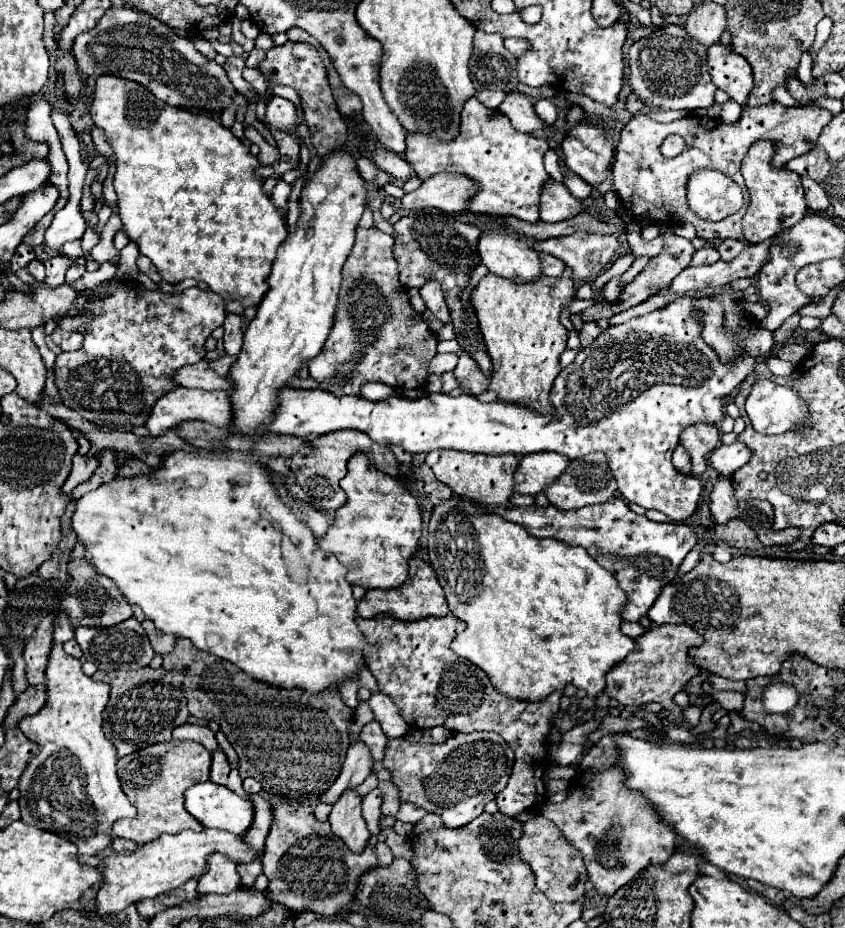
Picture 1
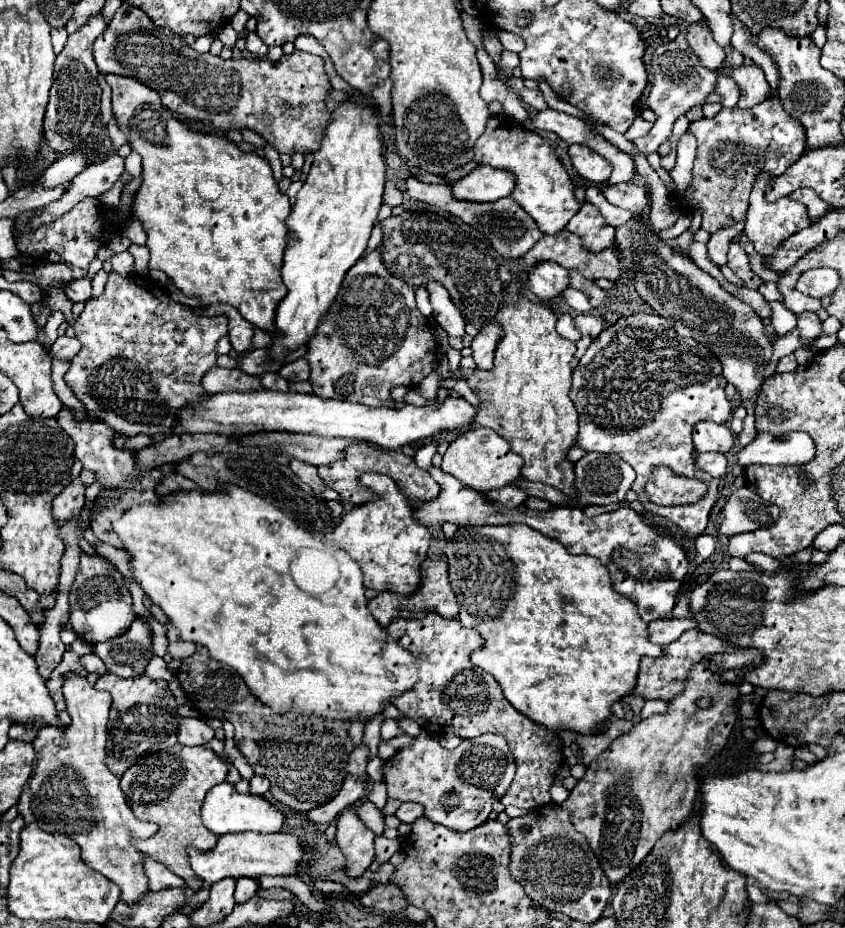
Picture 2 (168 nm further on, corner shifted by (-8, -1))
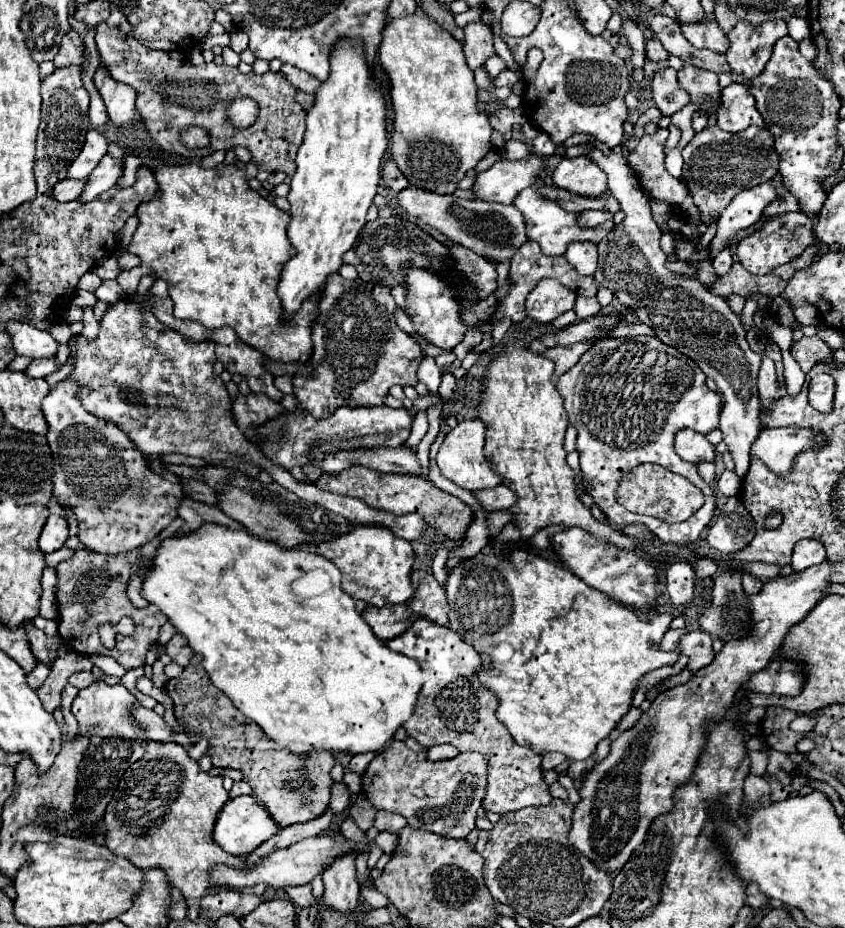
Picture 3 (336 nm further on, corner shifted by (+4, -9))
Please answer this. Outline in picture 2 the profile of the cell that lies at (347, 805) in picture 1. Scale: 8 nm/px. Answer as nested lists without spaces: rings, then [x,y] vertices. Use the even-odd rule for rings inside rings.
[[[345,809],[337,819],[337,845],[347,857],[347,875],[359,877],[371,865],[373,851],[373,831],[359,819],[355,809]]]

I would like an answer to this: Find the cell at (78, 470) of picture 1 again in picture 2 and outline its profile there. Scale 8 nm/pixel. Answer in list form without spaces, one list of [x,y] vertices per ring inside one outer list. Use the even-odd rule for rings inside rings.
[[[73,479],[53,501],[53,515],[59,523],[75,517],[85,505],[85,485],[81,479]]]

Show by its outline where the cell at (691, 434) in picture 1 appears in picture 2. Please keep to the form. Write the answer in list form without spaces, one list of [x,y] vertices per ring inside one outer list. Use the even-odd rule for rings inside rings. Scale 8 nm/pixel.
[[[701,421],[693,427],[695,451],[727,453],[733,447],[733,441],[735,441],[735,437],[727,425],[719,425],[713,421]]]

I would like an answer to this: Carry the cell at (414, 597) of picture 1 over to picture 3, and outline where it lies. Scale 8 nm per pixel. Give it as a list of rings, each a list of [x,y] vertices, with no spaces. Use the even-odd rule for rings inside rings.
[[[423,577],[415,585],[415,593],[413,593],[413,597],[409,601],[405,601],[401,605],[383,605],[383,607],[371,607],[371,605],[367,605],[365,611],[363,611],[363,619],[369,623],[369,627],[373,629],[373,633],[381,641],[389,641],[391,637],[401,635],[419,617],[429,619],[429,621],[433,621],[437,625],[447,625],[447,613],[449,613],[449,605],[447,605],[445,589],[433,577]]]

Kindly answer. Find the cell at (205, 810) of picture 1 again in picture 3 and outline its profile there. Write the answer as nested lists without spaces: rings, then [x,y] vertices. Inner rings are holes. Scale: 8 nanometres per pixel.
[[[241,795],[241,797],[227,801],[223,811],[219,813],[215,829],[213,829],[213,839],[227,853],[241,857],[243,853],[255,851],[263,841],[273,837],[277,831],[279,831],[279,827],[271,819],[271,815],[263,809],[263,805],[259,805],[257,799],[251,797],[251,795]]]

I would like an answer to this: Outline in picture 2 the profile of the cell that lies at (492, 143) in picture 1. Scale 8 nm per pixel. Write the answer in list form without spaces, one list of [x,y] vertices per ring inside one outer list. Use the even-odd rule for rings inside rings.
[[[489,117],[483,135],[477,139],[473,161],[477,165],[491,165],[493,169],[503,169],[513,173],[515,189],[511,191],[511,199],[517,201],[539,225],[539,229],[547,235],[555,235],[569,219],[579,211],[579,201],[573,195],[573,181],[569,179],[565,167],[557,159],[553,147],[537,133],[531,133],[521,127],[511,117]]]

